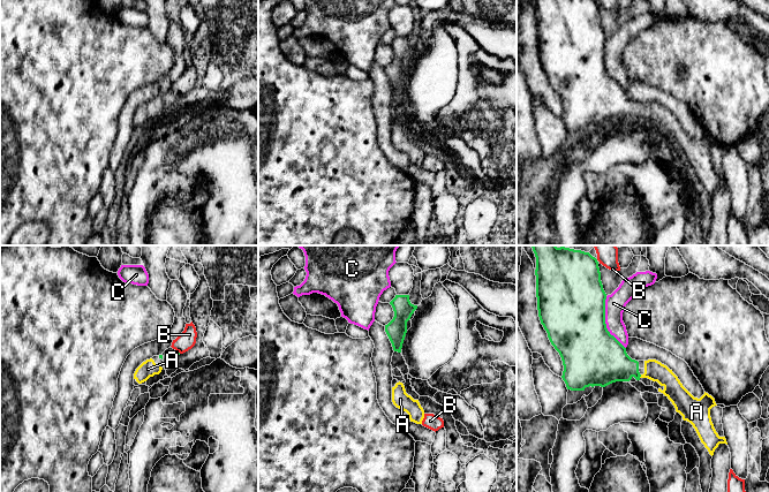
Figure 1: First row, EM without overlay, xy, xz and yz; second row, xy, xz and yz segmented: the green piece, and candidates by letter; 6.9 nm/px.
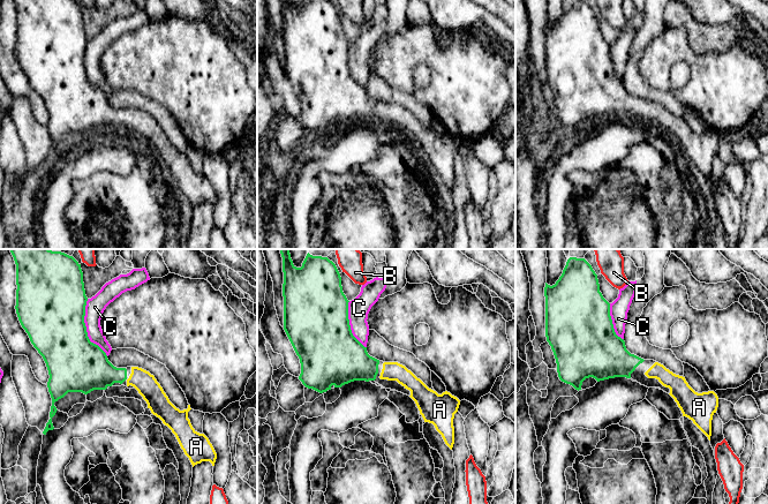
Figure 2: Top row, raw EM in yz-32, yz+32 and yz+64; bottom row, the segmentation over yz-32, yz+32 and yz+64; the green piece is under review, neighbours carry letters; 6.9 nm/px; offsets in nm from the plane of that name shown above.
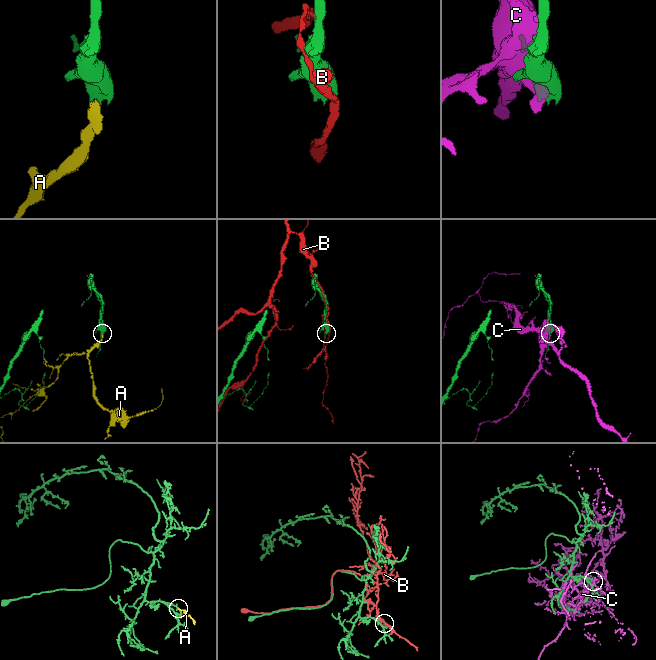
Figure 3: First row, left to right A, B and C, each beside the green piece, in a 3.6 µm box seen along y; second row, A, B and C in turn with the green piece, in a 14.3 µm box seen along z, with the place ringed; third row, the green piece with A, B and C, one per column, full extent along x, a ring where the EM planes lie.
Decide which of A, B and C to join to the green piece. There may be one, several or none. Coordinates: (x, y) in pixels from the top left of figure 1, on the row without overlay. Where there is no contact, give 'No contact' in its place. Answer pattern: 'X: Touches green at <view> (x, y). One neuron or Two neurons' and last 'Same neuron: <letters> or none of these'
A: Touches green at yz (640, 118). One neuron
B: No contact. Two neurons
C: Touches green at yz (604, 65). Two neurons
Same neuron: A

